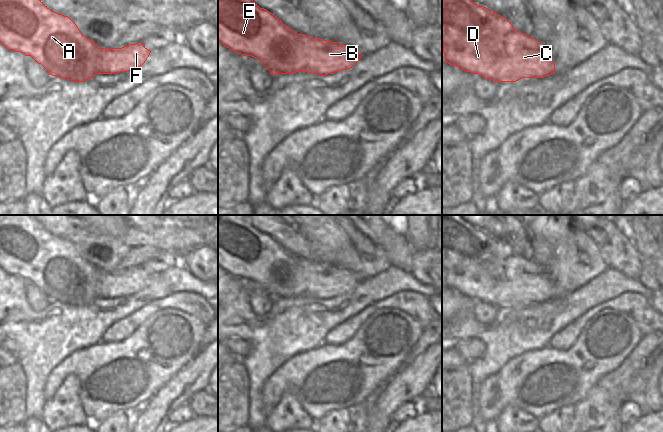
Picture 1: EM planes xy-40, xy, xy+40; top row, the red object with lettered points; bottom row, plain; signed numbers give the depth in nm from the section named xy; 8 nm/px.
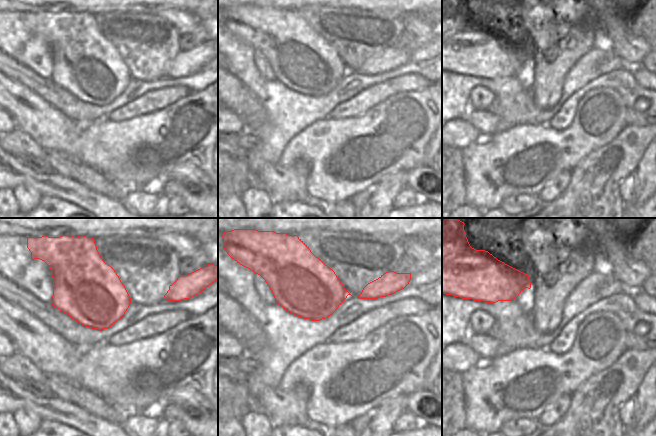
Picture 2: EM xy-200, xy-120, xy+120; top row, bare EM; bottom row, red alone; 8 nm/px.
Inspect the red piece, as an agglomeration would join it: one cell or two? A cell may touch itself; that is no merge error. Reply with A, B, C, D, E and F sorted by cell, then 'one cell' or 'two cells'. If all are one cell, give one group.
groups A E / B C D F; two cells

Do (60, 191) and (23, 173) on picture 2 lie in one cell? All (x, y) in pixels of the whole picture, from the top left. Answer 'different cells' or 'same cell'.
same cell

